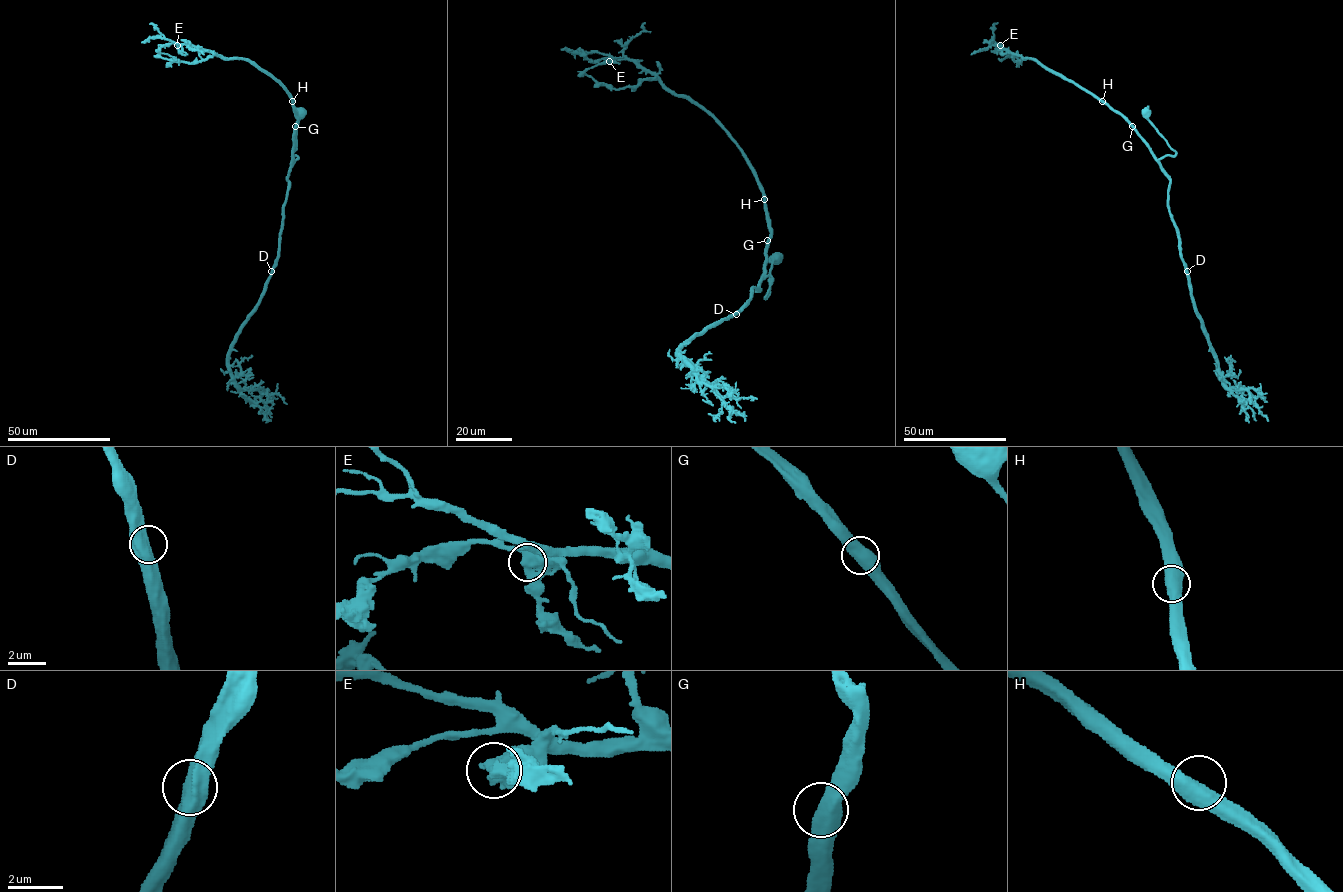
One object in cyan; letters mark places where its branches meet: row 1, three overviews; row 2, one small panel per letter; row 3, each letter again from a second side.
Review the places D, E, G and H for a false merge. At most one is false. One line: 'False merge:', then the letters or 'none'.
False merge: none

